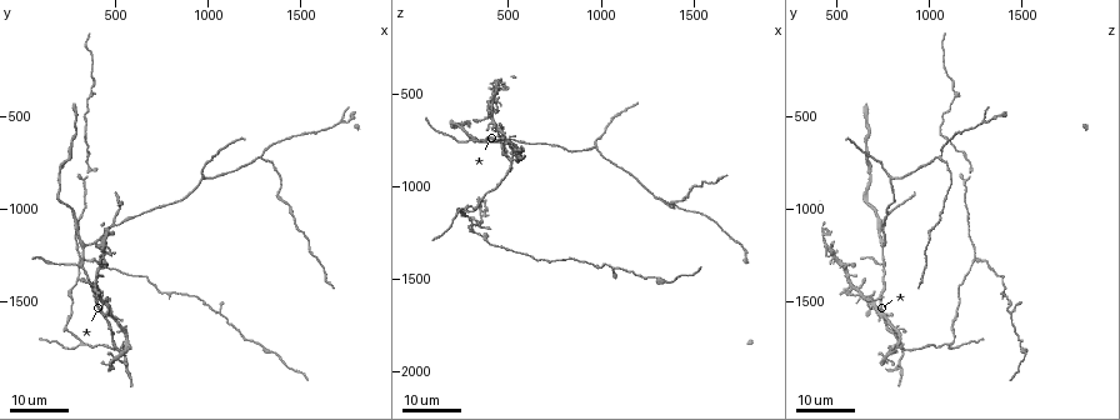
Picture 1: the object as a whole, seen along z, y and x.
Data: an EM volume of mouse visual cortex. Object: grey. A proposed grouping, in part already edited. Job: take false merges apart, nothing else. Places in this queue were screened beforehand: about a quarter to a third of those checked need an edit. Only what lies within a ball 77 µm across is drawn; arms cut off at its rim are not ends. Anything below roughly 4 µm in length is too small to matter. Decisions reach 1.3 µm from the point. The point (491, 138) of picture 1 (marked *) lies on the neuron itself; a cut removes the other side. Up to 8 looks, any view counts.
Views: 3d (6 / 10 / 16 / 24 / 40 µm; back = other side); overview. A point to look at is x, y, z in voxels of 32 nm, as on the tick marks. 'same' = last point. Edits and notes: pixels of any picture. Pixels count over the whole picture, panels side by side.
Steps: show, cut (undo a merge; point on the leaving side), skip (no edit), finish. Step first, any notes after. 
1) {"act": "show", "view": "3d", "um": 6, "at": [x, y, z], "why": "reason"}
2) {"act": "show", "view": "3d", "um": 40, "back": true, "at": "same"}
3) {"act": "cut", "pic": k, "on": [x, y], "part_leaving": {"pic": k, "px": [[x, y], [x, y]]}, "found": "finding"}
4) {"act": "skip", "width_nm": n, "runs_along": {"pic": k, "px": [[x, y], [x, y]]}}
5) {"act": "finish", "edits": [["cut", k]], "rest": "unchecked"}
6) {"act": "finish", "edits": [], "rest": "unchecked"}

{"act": "show", "view": "3d", "um": 24, "at": [320, 1740, 1100], "why": "branch point"}

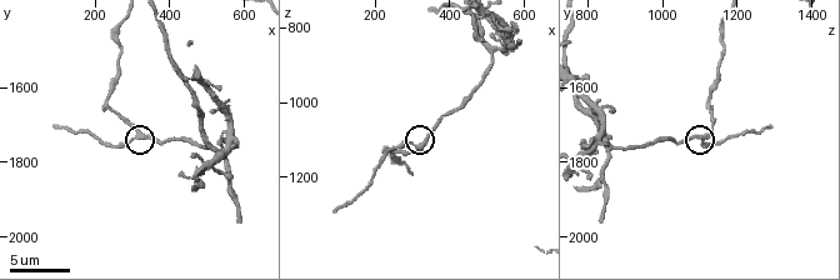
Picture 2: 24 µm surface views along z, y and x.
{"act": "show", "view": "3d", "um": 10, "at": [320, 1740, 1120]}

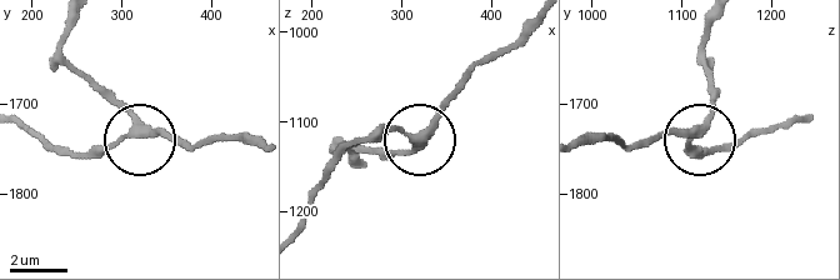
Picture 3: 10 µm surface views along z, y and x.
{"act": "skip", "side_arm_um": 11, "runs_along": {"pic": 3, "px": [[533, 21], [468, 79], [418, 140], [389, 129], [355, 136]]}, "found": "continuous, no second neuron"}

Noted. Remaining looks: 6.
{"act": "show", "view": "3d", "um": 16, "at": [520, 1760, 870], "why": "a fork"}

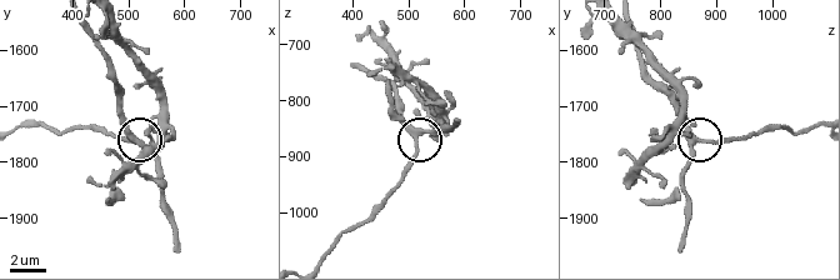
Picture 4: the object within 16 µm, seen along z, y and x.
{"act": "skip", "side_arm_um": 7, "runs_along": {"pic": 4, "px": [[626, 20], [646, 74], [694, 136], [685, 175]]}, "found": "all the same neuron"}

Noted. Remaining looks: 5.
{"act": "show", "view": "3d", "um": 16, "at": [320, 1300, 760], "why": "three arms meet"}

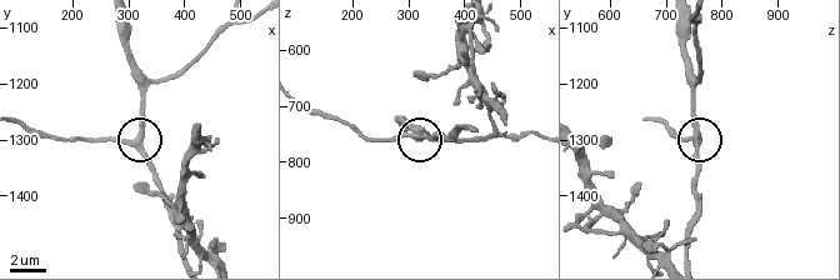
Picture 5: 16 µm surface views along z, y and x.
{"act": "show", "view": "3d", "um": 10, "at": [310, 1300, 750], "why": "zoom in"}

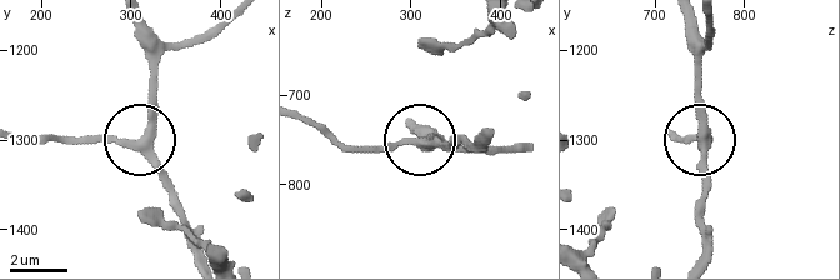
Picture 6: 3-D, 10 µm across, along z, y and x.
{"act": "skip", "width_nm": 290, "runs_along": {"pic": 6, "px": [[489, 140], [336, 145]]}, "found": "continuous, no second neuron"}

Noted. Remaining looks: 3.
{"act": "show", "view": "3d", "um": 24, "at": [1300, 720, 1060], "why": "three arms meet"}

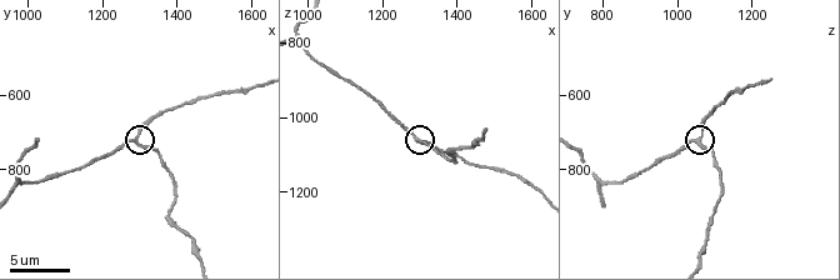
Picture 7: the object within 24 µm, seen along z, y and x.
{"act": "show", "view": "3d", "um": 10, "at": [1290, 720, 1060]}

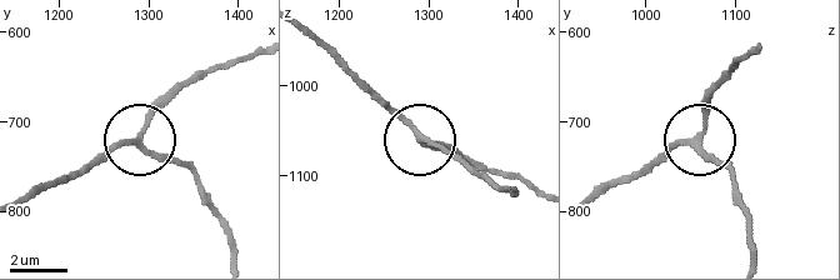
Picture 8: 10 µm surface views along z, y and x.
{"act": "skip", "width_nm": 180, "found": "continuous, no second neuron"}

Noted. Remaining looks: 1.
{"act": "finish", "edits": [], "rest": "unchecked"}

